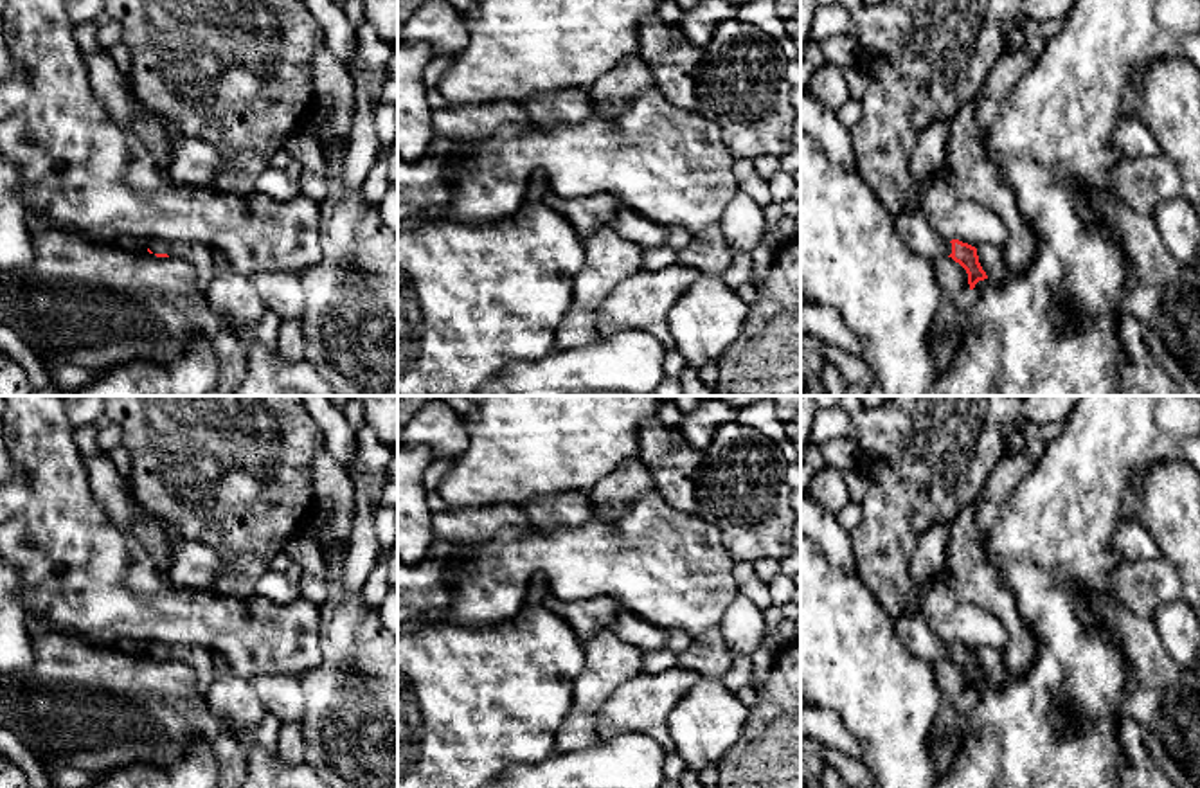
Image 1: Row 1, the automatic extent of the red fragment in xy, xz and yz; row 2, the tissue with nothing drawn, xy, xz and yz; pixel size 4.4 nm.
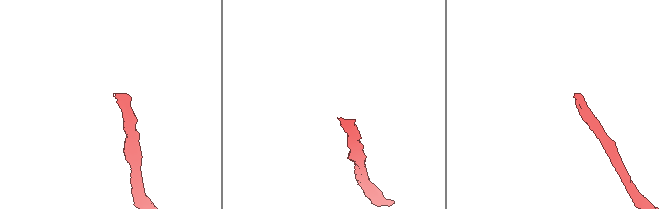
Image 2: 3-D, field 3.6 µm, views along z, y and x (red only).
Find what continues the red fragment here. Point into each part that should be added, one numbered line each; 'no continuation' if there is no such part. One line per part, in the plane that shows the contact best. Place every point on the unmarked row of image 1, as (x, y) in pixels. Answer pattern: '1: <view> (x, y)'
1: xy (200, 659)

